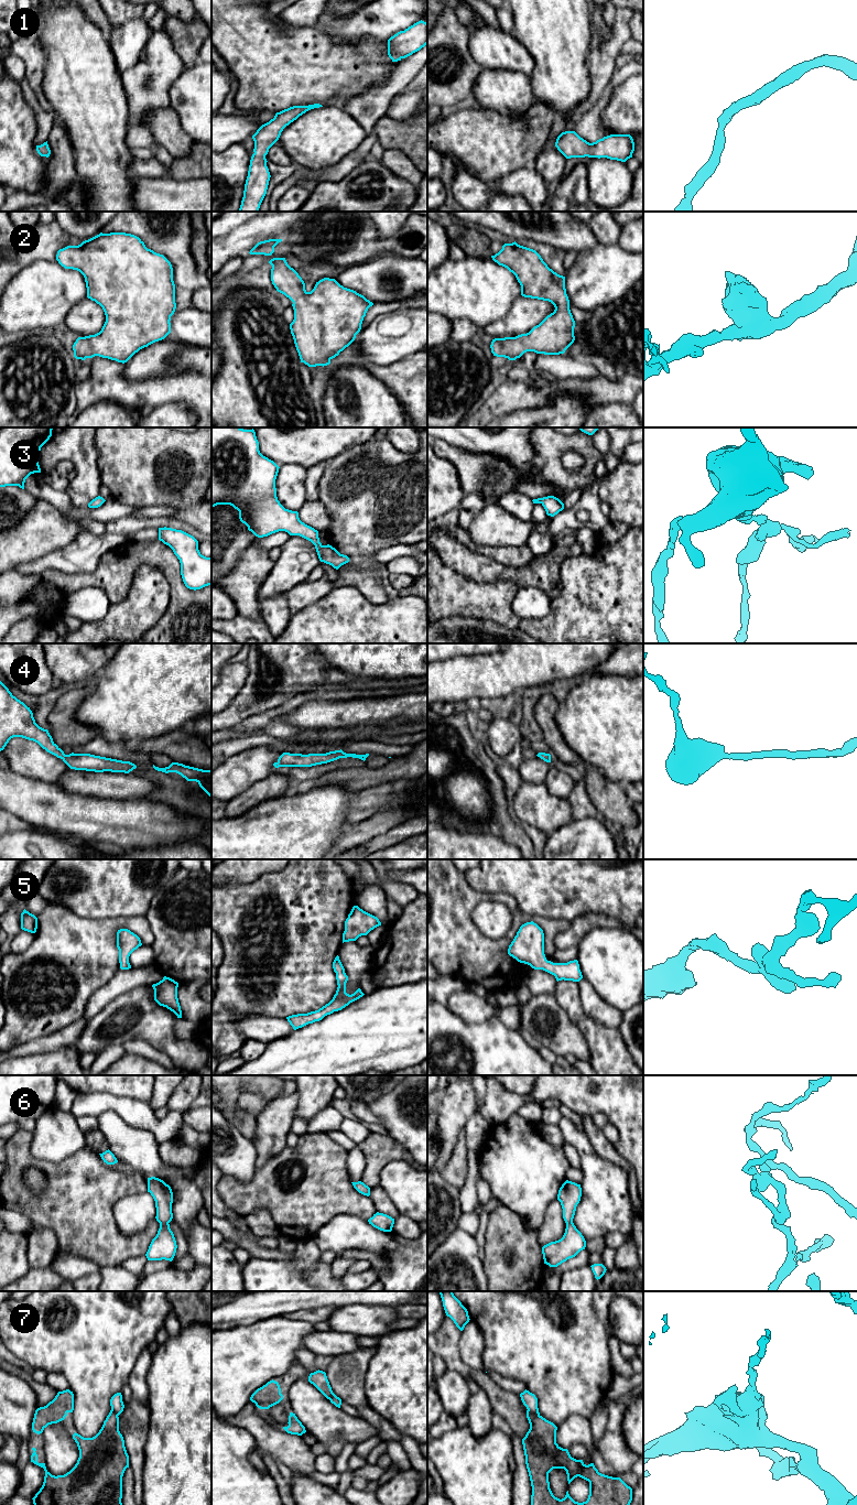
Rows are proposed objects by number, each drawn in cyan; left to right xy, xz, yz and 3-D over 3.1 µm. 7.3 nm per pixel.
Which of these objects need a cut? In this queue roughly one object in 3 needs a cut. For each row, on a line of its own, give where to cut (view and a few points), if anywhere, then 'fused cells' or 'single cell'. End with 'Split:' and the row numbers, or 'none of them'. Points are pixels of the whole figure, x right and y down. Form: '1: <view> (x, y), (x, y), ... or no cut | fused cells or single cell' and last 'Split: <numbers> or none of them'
1: no cut | single cell
2: no cut | single cell
3: no cut | single cell
4: no cut | single cell
5: no cut | single cell
6: no cut | single cell
7: yz (528, 1409), (539, 1416) | fused cells
Split: 7

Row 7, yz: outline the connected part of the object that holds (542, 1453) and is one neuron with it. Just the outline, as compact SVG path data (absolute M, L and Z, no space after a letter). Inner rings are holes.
M529 1410L527 1418L530 1429L522 1444L532 1486L531 1505L630 1505L632 1488L620 1477L601 1474L594 1463L586 1465L583 1460L572 1458L567 1449L556 1443L557 1427L553 1422ZM553 1469L564 1469L568 1484L577 1476L588 1481L587 1501L575 1502L568 1491L564 1498L555 1497L549 1482Z

